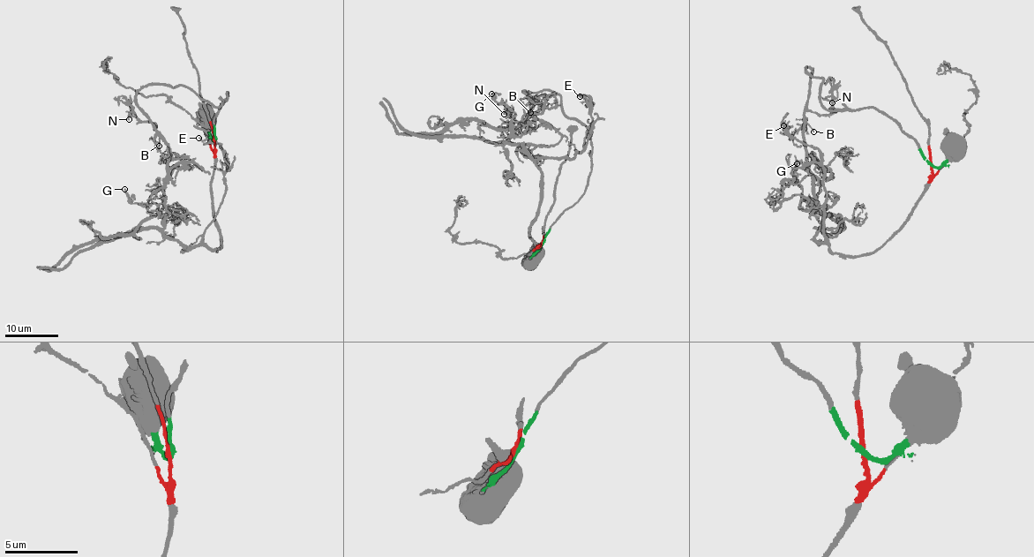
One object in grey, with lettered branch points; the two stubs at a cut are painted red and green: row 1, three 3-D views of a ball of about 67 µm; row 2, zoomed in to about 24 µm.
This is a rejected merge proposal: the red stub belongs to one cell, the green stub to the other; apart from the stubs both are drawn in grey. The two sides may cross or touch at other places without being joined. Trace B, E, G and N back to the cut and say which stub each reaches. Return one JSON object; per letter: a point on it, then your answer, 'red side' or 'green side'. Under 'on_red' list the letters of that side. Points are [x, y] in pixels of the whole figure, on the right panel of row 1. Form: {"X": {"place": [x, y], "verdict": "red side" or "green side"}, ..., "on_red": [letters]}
{"B": {"place": [813, 131], "verdict": "green side"}, "E": {"place": [783, 125], "verdict": "red side"}, "G": {"place": [797, 163], "verdict": "red side"}, "N": {"place": [832, 102], "verdict": "green side"}, "on_red": ["E", "G"]}

